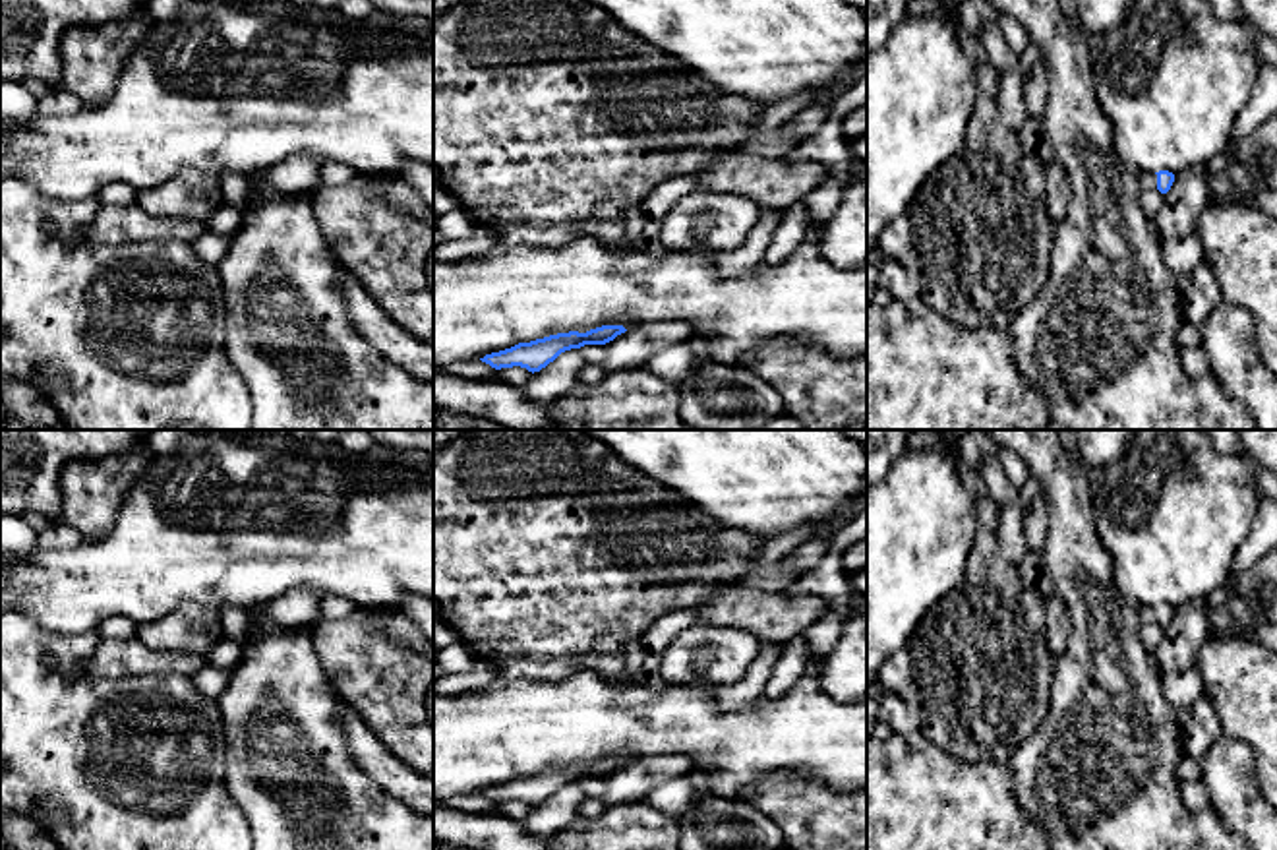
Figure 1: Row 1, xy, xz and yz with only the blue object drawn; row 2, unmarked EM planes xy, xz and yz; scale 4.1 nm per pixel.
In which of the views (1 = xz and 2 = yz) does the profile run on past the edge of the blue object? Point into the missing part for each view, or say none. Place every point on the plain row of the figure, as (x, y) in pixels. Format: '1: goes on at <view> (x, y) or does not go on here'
1: does not go on here
2: goes on at yz (1148, 614)

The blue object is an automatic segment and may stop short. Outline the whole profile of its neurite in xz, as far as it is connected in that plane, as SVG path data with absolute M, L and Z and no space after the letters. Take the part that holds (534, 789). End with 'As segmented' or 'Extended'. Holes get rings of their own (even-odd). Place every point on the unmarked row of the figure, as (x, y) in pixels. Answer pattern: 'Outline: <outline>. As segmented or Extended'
Outline: M602 759L586 767L557 767L530 776L519 776L511 782L486 788L480 794L495 804L520 800L534 807L546 802L565 784L580 782L584 778L606 778L625 765L627 763L623 759Z. As segmented

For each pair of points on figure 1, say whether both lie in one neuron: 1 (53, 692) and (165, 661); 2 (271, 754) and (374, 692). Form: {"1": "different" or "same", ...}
{"1": "different", "2": "different"}

